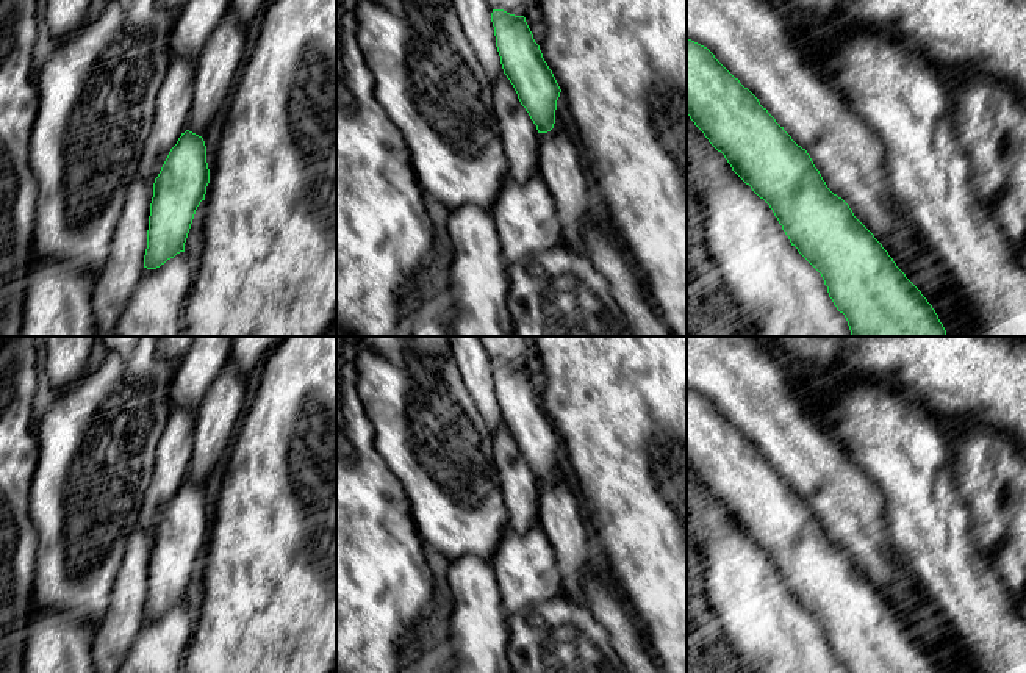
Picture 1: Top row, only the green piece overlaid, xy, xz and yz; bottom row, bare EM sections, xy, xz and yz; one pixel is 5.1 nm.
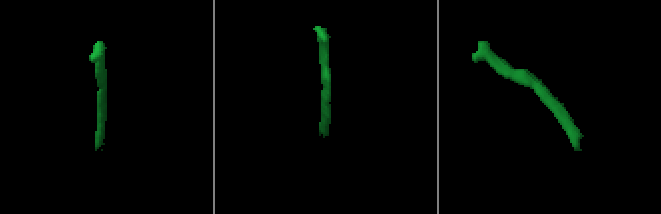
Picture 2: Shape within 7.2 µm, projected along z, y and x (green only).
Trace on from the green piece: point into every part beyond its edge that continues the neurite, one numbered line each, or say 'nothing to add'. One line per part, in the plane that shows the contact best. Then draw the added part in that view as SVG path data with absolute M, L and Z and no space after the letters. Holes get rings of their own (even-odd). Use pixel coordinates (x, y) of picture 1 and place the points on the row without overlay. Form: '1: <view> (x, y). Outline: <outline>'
nothing to add

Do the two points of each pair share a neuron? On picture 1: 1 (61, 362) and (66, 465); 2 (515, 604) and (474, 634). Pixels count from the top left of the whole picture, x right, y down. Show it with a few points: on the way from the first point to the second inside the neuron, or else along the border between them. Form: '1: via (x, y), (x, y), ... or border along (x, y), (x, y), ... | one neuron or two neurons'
1: border along (85, 373), (53, 395) | two neurons
2: border along (495, 576), (502, 608), (507, 614) | two neurons

